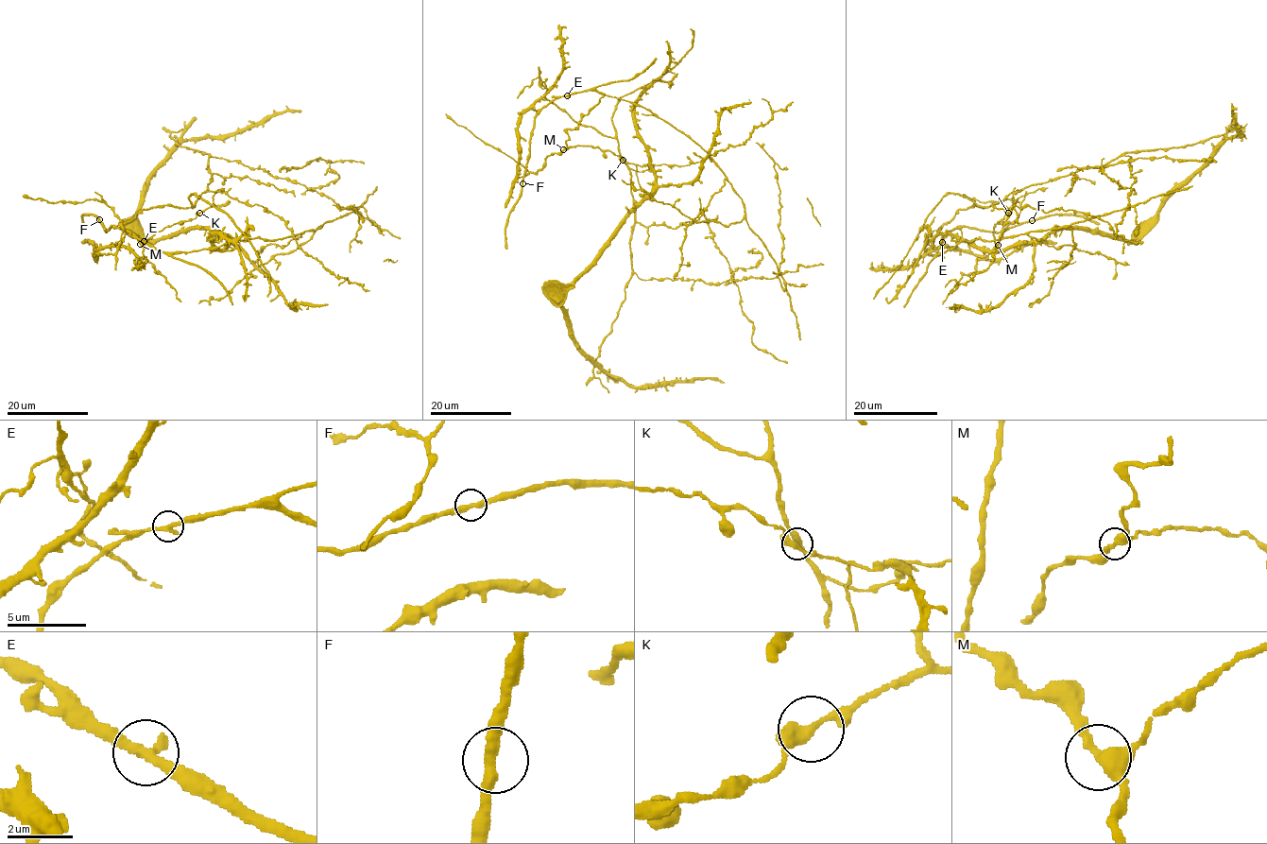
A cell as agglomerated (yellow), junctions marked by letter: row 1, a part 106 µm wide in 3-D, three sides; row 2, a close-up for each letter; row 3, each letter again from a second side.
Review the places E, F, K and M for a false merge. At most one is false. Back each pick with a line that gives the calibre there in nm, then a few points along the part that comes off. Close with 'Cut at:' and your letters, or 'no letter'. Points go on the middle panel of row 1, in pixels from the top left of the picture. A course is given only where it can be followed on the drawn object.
Cut at: no letter

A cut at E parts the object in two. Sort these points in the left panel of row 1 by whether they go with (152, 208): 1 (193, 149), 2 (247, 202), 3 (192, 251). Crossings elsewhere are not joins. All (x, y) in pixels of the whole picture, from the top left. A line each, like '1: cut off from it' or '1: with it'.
1: with it
2: with it
3: with it

